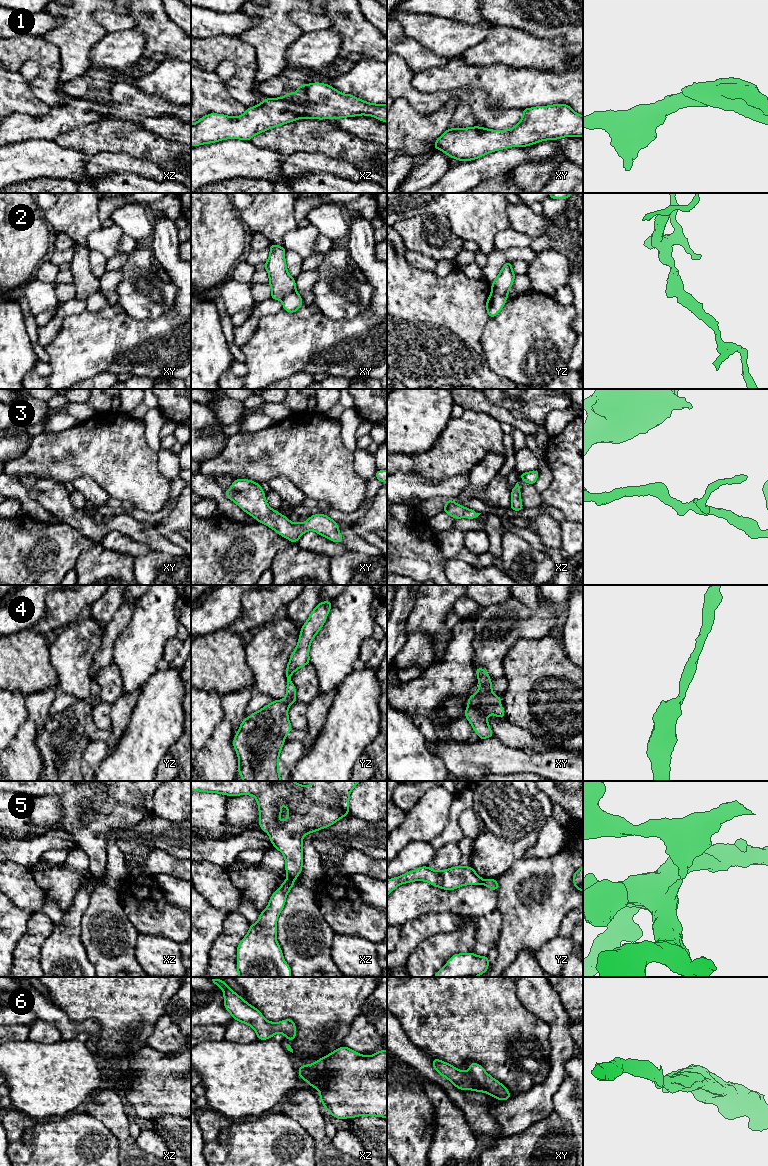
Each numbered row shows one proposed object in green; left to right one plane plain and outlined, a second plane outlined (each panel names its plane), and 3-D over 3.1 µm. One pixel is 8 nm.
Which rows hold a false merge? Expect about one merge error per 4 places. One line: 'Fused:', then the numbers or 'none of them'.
Fused: 2, 5

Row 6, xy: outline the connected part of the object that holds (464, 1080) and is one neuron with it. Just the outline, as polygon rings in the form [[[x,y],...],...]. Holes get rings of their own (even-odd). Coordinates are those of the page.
[[[433,1058],[432,1063],[433,1068],[441,1076],[446,1077],[460,1090],[486,1092],[488,1095],[501,1101],[513,1097],[503,1084],[491,1077],[484,1068],[476,1062],[470,1064],[468,1071],[461,1071],[437,1058]]]

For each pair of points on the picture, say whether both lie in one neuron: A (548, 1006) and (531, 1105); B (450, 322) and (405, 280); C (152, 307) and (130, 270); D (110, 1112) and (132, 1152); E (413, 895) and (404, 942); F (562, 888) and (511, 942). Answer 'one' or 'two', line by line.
A: one
B: one
C: one
D: one
E: two
F: one

